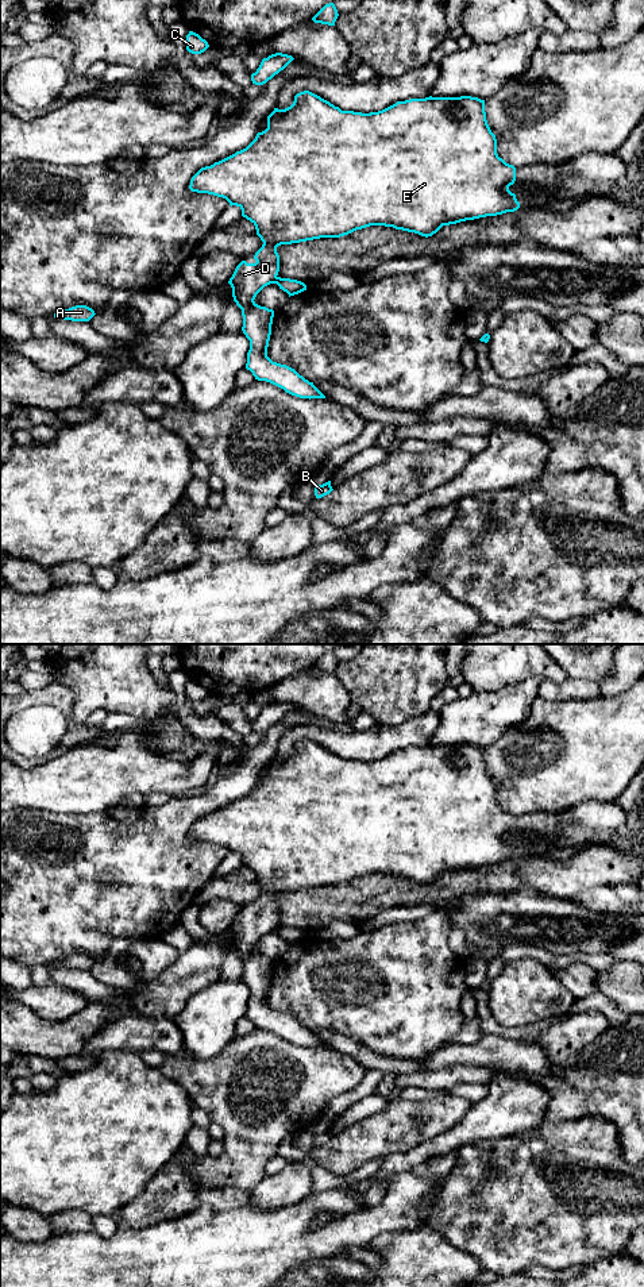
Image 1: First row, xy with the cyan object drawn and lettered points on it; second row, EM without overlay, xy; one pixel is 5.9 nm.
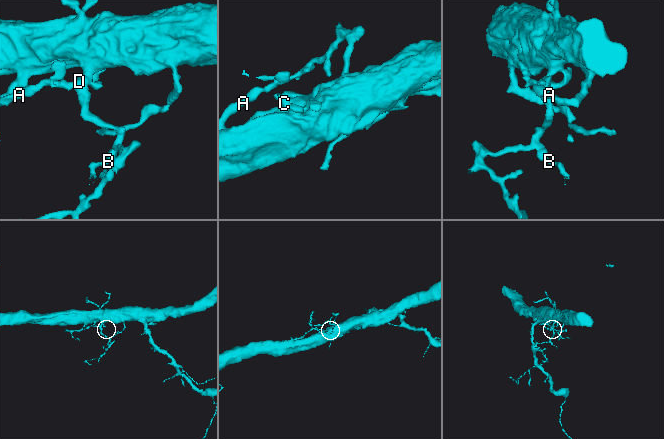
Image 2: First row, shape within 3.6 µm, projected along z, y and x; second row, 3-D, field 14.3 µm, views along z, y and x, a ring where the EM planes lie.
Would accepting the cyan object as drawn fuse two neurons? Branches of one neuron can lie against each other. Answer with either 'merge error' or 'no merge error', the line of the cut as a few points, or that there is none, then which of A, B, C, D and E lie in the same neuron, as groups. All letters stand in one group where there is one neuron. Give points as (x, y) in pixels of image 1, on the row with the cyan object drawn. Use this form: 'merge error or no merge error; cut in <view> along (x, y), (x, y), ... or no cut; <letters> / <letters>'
no merge error; no cut; A B C D E

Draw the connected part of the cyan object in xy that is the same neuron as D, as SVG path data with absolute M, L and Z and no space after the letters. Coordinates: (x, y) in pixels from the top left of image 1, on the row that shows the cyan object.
M304 90L294 96L290 107L274 108L267 116L267 128L258 132L246 149L201 167L189 185L192 192L223 197L231 207L239 207L242 216L255 226L257 235L263 242L254 255L257 262L242 261L228 281L234 301L242 309L242 331L250 340L246 369L255 379L270 382L292 396L325 398L313 382L267 357L274 311L258 305L254 301L257 294L270 284L277 284L289 297L306 290L304 282L278 275L278 246L340 238L370 226L393 227L428 238L443 226L517 211L520 203L509 190L514 181L516 167L498 157L497 139L486 120L485 100L478 97L429 96L397 101L382 111L362 113L342 111L320 96Z

